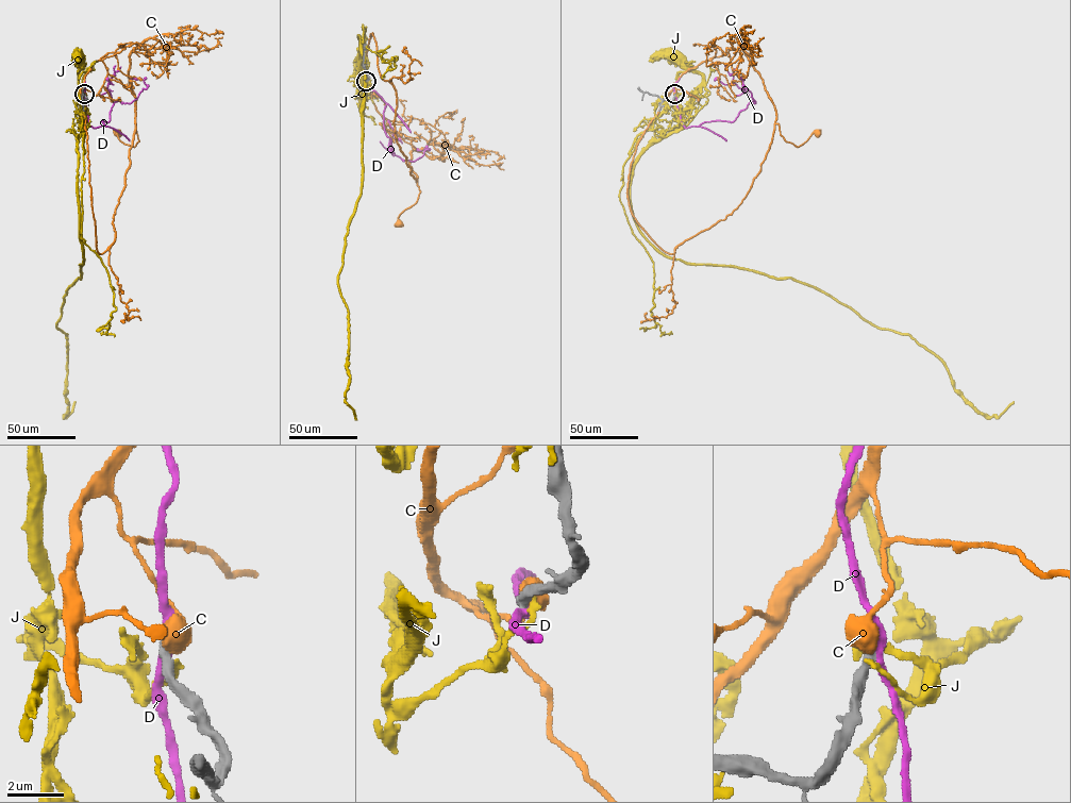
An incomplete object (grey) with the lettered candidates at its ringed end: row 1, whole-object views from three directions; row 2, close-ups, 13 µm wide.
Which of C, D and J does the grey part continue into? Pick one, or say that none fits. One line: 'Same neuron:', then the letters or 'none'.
Same neuron: none

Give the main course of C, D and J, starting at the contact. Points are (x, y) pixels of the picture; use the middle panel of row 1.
C: (366, 81), (361, 70), (372, 33), (381, 77), (396, 91), (395, 136), (420, 191), (398, 216), (400, 224)
D: (366, 81), (386, 103), (383, 128), (392, 152), (414, 161), (429, 149), (412, 145)
J: (366, 81), (360, 85), (360, 107), (358, 76)

